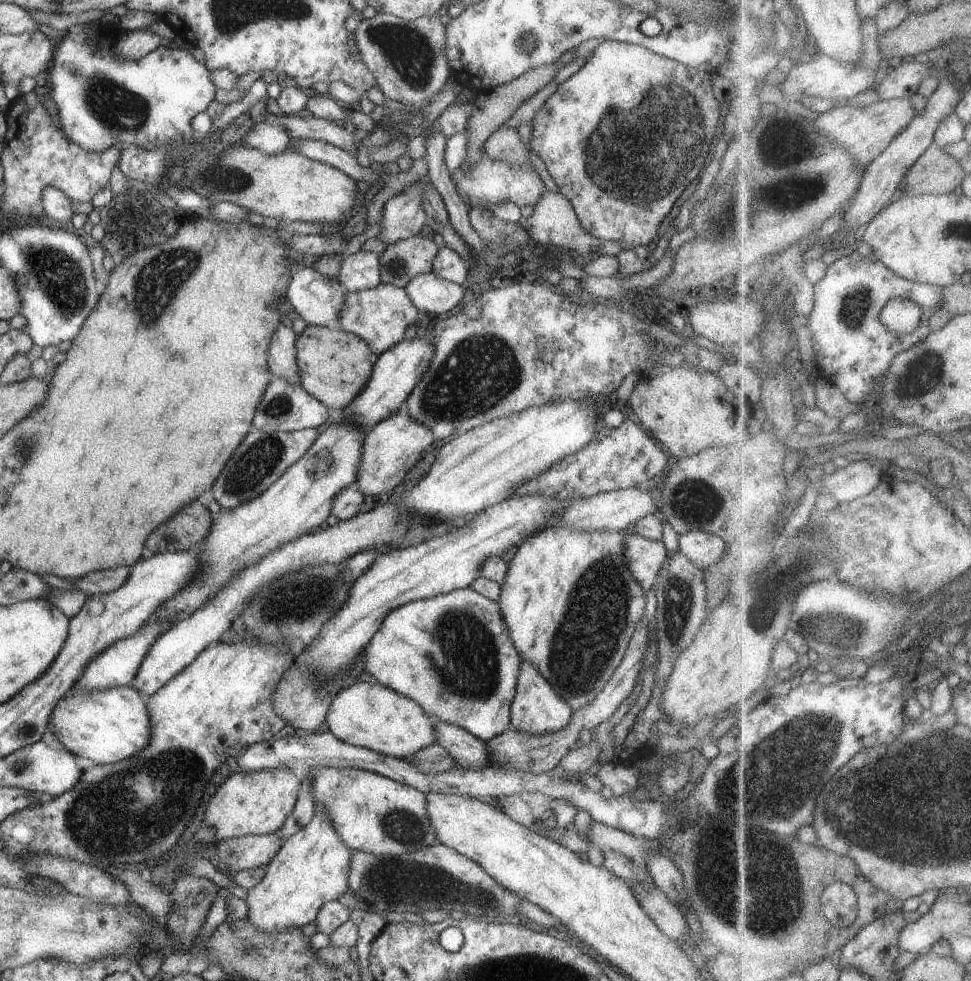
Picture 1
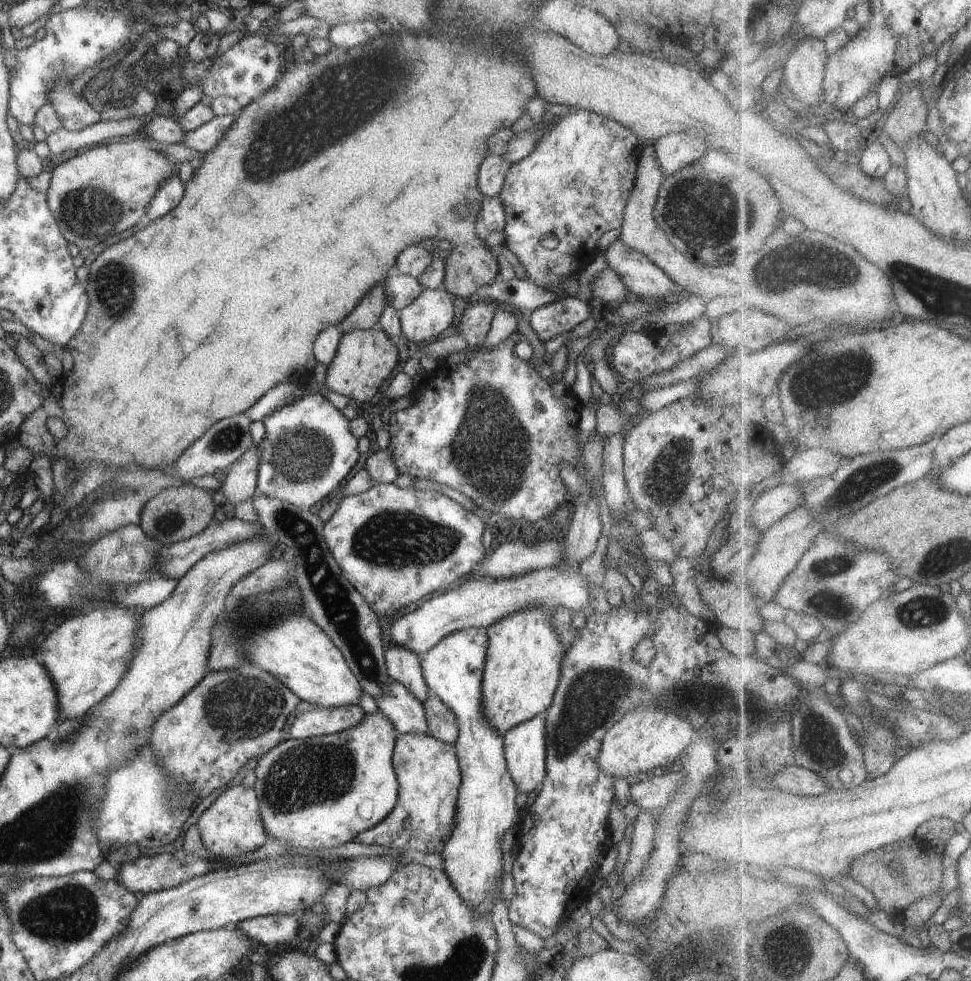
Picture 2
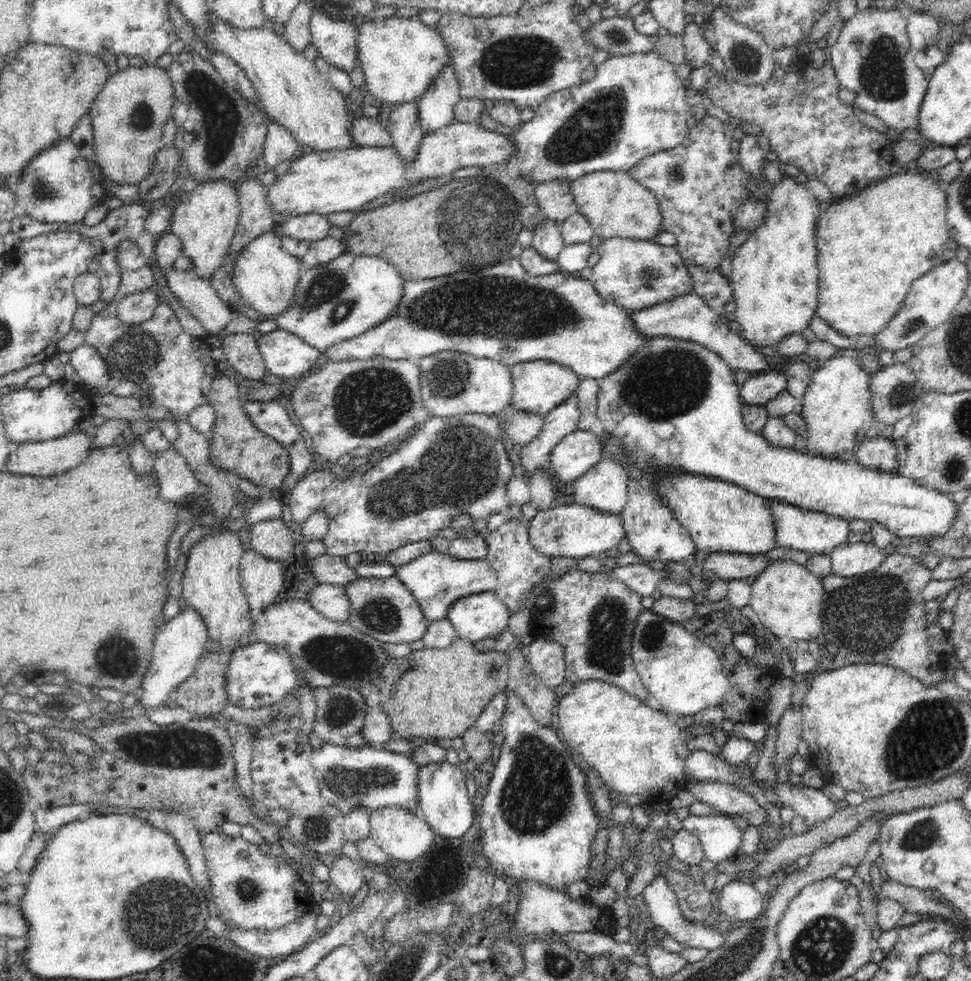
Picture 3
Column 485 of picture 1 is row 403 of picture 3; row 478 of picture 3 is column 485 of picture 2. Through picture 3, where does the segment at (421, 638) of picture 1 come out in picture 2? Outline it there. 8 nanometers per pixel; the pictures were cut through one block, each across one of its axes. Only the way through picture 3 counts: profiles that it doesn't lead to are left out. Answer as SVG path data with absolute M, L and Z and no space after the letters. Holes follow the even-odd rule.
M470 627L450 633L421 655L427 687L454 711L459 722L459 735L453 745L460 765L461 785L455 825L440 856L443 871L473 915L481 915L482 911L490 911L493 907L497 887L502 881L502 866L507 861L500 842L521 820L516 806L517 788L504 758L503 737L485 719L481 703L482 671L488 646L487 629Z

